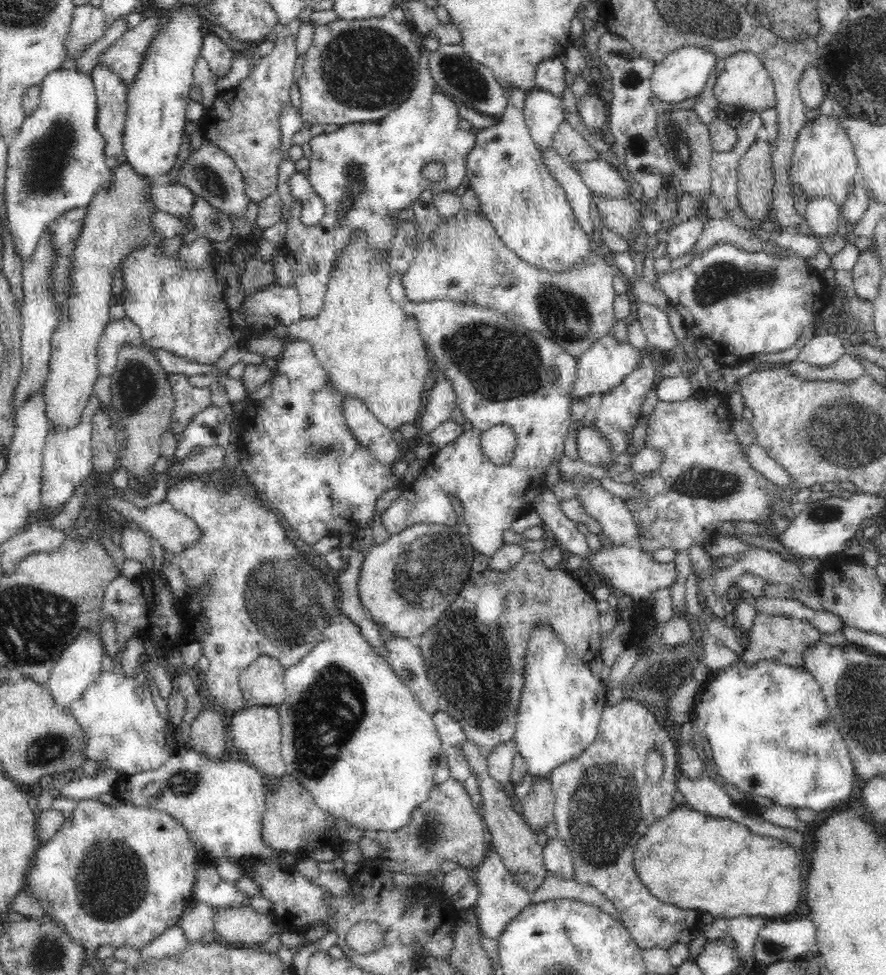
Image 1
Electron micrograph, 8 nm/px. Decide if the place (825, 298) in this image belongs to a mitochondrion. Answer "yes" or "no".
no

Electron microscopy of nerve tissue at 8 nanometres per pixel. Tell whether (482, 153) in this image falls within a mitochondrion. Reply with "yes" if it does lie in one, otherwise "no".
no

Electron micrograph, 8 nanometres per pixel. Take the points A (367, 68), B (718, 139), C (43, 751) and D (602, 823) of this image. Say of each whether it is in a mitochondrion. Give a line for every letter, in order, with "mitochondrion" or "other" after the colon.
A: mitochondrion
B: other
C: mitochondrion
D: mitochondrion

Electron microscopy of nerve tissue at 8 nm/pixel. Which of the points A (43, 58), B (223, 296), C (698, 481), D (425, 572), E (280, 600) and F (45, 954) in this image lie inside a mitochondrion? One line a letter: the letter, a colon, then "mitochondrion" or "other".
A: other
B: other
C: mitochondrion
D: mitochondrion
E: mitochondrion
F: mitochondrion

